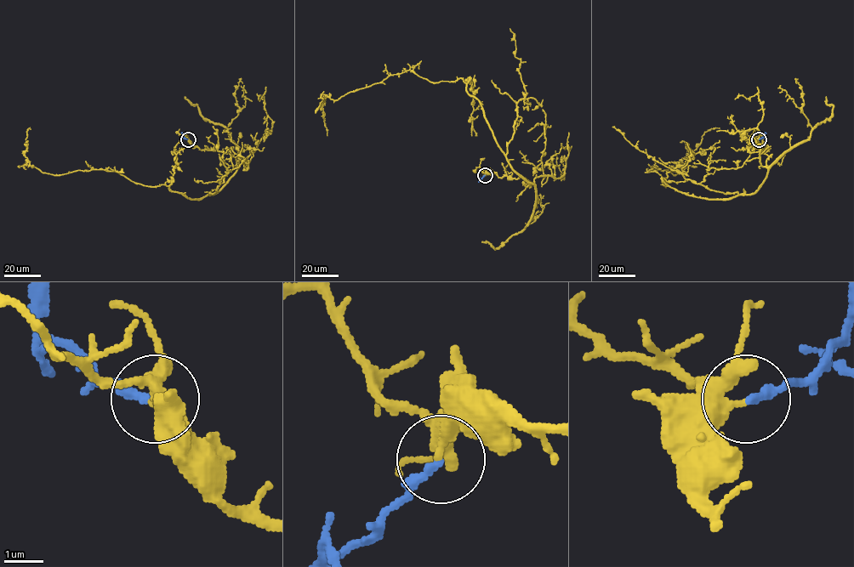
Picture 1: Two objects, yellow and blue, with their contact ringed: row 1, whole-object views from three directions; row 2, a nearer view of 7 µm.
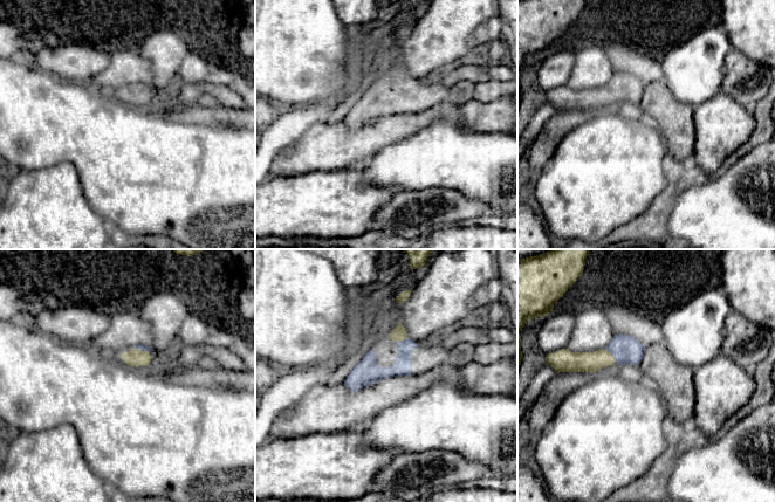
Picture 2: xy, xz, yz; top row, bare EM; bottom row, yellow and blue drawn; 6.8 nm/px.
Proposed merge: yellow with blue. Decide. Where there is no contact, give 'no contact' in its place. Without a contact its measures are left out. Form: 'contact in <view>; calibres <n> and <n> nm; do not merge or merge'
contact in xy; calibres 120 and 50 nm; merge

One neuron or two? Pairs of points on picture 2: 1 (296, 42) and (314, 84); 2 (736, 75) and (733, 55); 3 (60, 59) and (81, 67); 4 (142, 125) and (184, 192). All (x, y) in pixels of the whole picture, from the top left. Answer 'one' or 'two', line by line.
1: one
2: one
3: one
4: one

